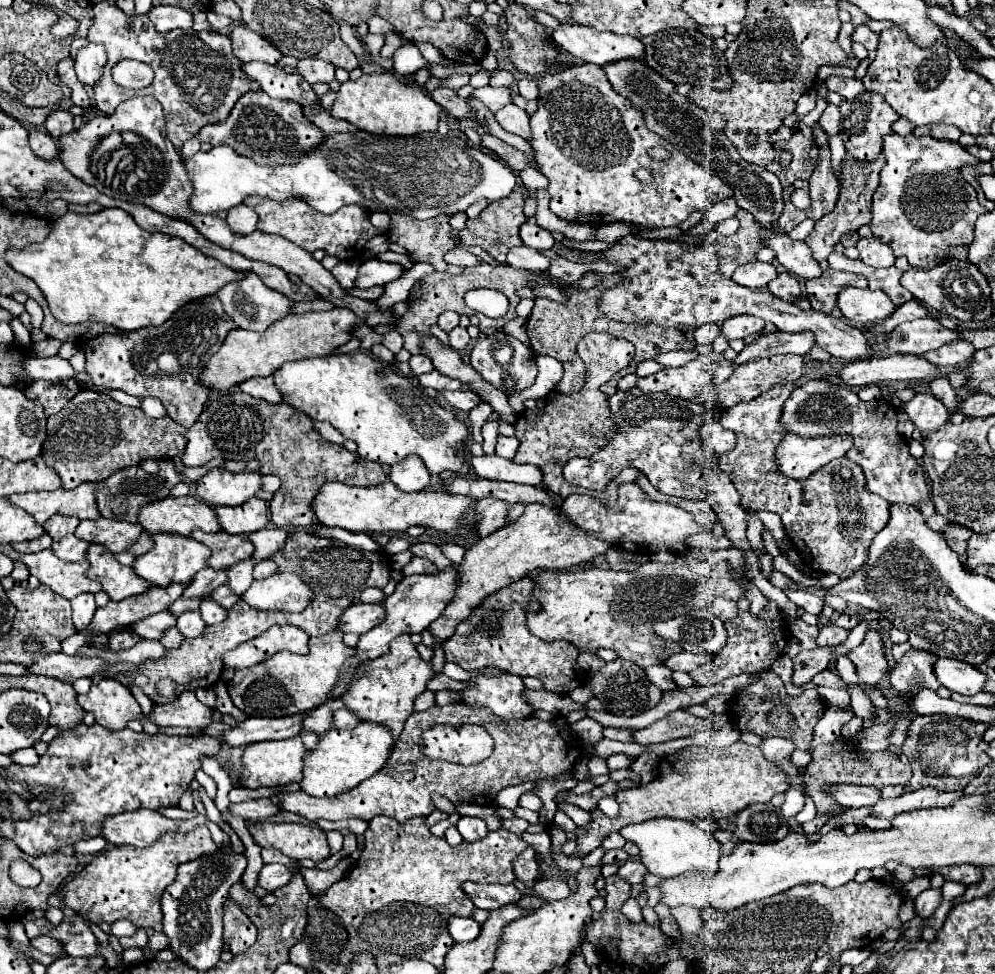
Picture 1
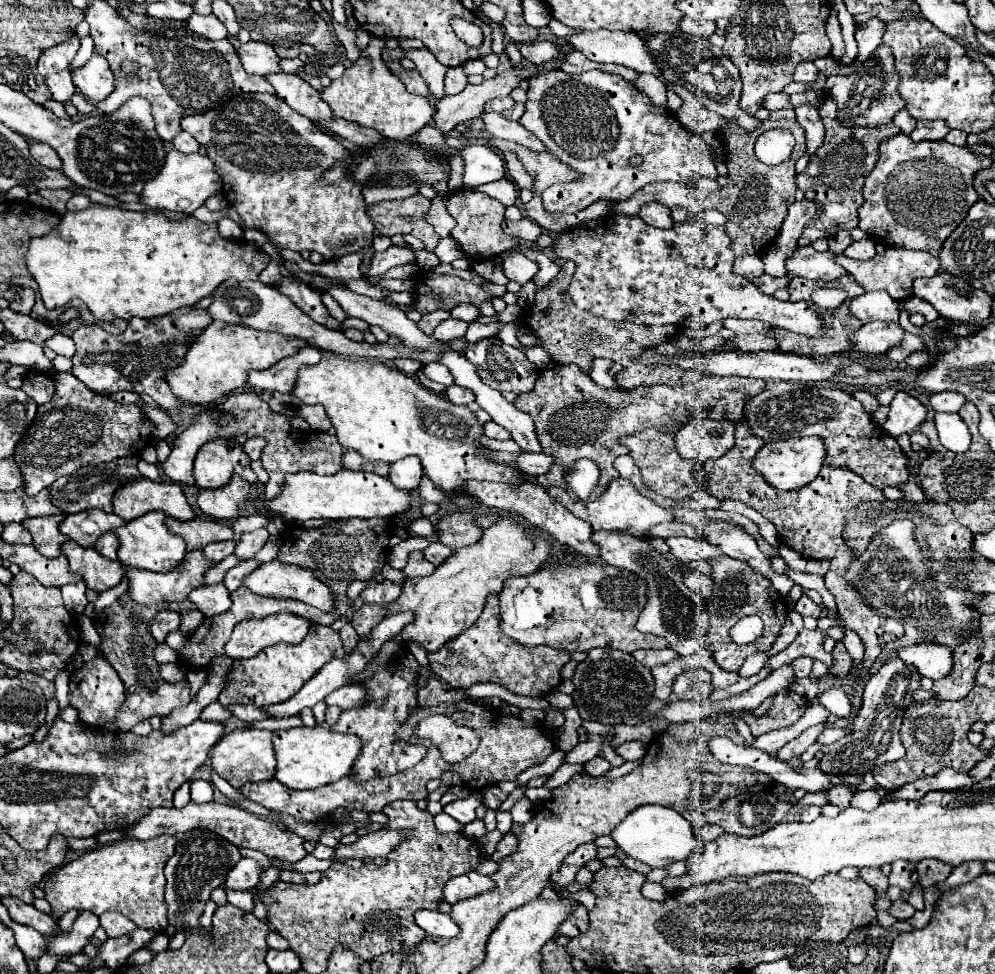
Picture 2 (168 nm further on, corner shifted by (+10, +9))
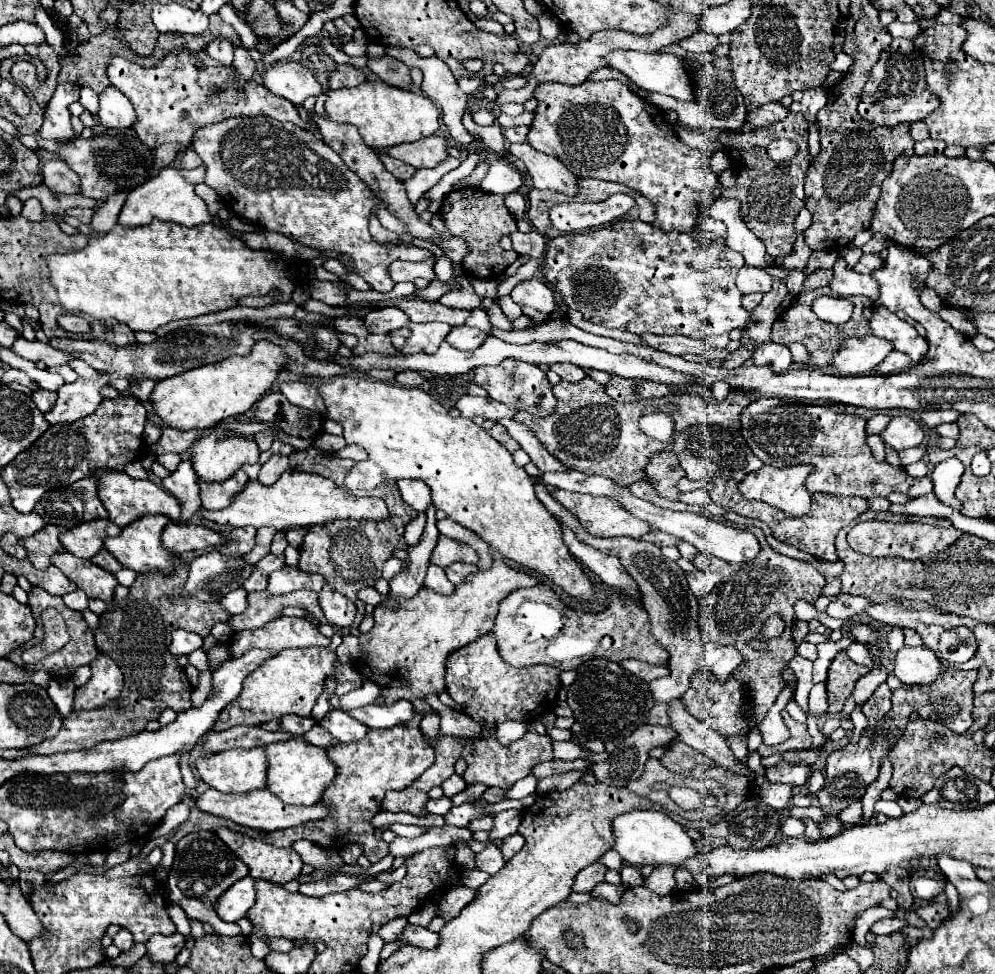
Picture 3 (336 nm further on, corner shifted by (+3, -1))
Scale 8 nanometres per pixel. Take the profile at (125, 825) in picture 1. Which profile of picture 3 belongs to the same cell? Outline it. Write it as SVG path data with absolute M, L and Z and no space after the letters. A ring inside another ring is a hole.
M219 828L217 836L237 854L241 862L245 862L253 878L263 878L275 884L285 884L299 878L303 862L293 848L275 848L229 828Z

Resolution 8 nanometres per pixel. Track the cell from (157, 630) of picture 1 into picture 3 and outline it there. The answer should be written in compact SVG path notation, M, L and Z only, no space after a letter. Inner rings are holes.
M175 630L173 640L171 640L171 654L173 656L189 656L193 650L203 646L203 638L195 632L185 632L185 630Z

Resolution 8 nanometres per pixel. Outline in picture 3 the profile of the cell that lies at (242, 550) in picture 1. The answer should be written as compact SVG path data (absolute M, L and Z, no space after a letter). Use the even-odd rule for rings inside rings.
M169 522L161 536L163 548L173 554L185 554L193 550L203 550L211 546L225 544L225 538L205 526L195 524L173 524Z

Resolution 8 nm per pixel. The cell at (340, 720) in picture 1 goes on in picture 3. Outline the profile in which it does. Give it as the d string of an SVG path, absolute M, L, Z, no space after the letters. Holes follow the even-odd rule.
M331 710L319 725L331 732L337 742L359 742L365 738L369 730L365 724L357 722L343 710Z

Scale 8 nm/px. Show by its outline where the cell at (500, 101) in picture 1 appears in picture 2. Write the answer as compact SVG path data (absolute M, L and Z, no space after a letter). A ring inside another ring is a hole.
M506 96L506 98L490 100L490 102L484 106L484 110L486 110L486 112L504 112L504 110L510 110L512 106L514 106L514 100L512 100L510 96Z

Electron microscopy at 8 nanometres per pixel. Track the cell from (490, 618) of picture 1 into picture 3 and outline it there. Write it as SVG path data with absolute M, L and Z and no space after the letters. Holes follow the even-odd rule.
M485 634L479 640L449 654L447 662L447 692L449 696L465 706L465 714L477 724L495 728L505 720L525 722L533 714L551 712L557 704L557 692L561 688L559 670L553 666L529 666L513 668L505 664L497 652L493 634Z

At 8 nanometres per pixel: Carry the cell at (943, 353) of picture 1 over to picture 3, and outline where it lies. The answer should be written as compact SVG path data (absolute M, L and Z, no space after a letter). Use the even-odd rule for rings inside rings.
M891 350L891 354L887 354L887 358L879 366L875 366L873 374L893 374L893 372L903 372L907 368L911 368L911 360L907 358L907 354Z

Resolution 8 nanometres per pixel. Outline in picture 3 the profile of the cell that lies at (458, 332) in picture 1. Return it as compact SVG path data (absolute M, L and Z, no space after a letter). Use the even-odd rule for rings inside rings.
M457 326L449 332L447 336L447 342L453 346L453 348L459 348L459 350L475 350L479 348L487 338L487 332L479 330L479 328L469 328L469 326Z

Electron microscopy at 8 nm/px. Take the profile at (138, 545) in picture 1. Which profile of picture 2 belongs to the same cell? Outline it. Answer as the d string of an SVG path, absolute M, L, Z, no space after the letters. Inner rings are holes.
M106 532L106 534L102 534L100 538L98 538L98 542L94 544L94 548L102 554L102 556L106 556L106 558L110 558L110 560L116 560L116 552L118 552L118 538L112 534L112 532Z

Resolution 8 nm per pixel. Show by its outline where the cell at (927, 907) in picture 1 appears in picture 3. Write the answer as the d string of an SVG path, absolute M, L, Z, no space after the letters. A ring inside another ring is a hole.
M885 918L885 920L879 920L871 926L871 934L875 936L885 936L885 934L891 934L895 930L901 930L905 926L905 920L899 920L899 918Z

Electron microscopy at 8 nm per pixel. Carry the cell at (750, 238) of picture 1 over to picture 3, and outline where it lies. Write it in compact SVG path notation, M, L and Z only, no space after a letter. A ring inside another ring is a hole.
M793 114L781 122L773 122L771 126L755 128L751 132L743 134L731 134L721 132L719 142L729 146L729 156L733 162L733 172L737 176L737 182L733 188L725 188L725 198L737 198L741 202L741 218L745 220L747 228L755 232L759 240L767 246L767 262L773 264L775 258L779 258L779 264L783 262L785 254L791 254L793 244L797 240L793 222L799 210L805 206L805 194L803 194L803 178L811 164L811 154L808 148L808 122L803 114ZM779 138L793 138L797 144L797 154L789 162L773 162L767 156L767 146L773 140Z

